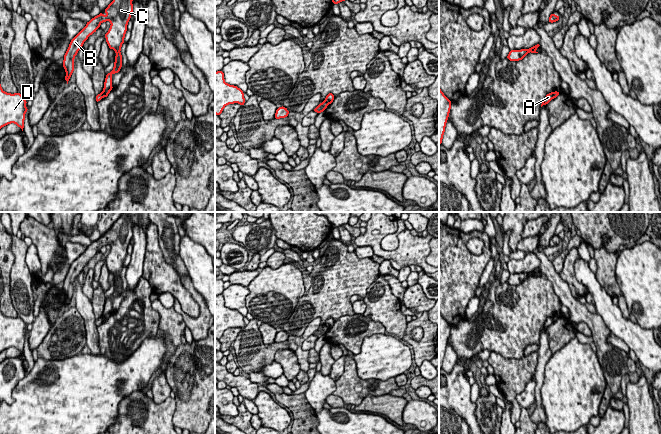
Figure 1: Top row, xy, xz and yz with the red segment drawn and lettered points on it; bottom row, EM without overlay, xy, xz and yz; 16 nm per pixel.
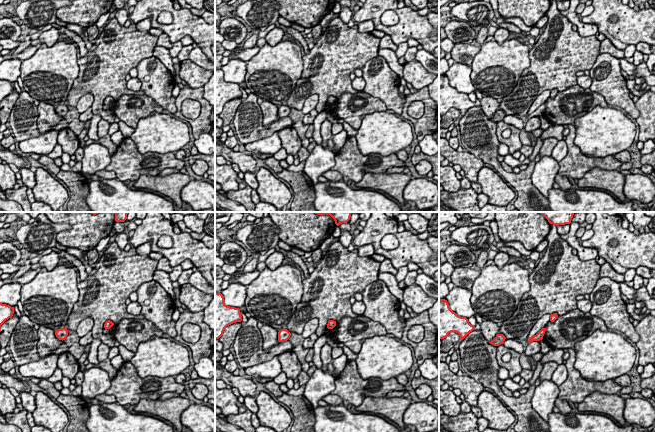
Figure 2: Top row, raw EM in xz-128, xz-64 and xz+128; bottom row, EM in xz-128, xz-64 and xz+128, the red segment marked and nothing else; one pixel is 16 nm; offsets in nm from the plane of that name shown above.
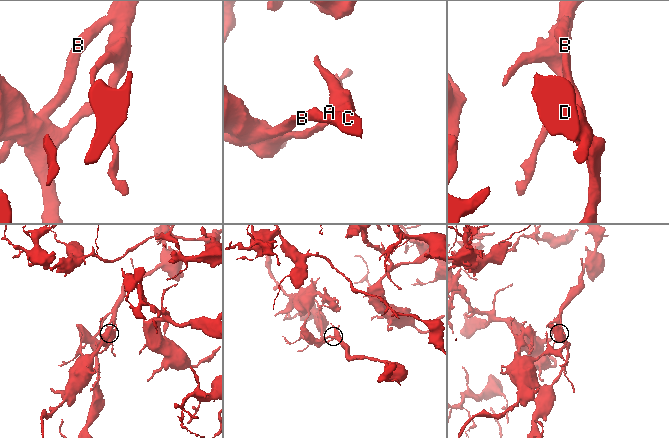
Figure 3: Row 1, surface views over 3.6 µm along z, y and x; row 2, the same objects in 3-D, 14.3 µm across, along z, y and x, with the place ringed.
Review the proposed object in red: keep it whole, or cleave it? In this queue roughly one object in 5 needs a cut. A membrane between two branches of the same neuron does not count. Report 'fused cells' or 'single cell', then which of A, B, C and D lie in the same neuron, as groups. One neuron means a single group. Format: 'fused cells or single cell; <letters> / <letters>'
fused cells; A B C / D

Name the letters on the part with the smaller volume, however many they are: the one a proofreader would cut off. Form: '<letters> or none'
D

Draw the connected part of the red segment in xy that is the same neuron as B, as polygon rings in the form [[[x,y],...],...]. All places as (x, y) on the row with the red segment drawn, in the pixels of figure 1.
[[[113,0],[105,9],[107,16],[103,13],[92,18],[86,26],[71,40],[69,47],[64,55],[63,67],[66,71],[65,80],[68,81],[74,71],[74,58],[77,55],[84,42],[100,27],[102,22],[107,20],[111,23],[108,32],[105,34],[106,42],[110,49],[116,52],[114,68],[106,75],[103,98],[107,97],[112,87],[112,74],[120,72],[122,67],[121,46],[124,43],[125,33],[128,30],[127,24],[133,12],[132,0]]]

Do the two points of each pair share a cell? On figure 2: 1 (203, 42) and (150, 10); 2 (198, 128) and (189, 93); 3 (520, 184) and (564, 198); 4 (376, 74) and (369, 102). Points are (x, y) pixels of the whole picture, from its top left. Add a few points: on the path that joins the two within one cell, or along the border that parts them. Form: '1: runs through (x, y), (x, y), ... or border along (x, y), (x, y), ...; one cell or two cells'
1: runs through (191, 28), (172, 10), (164, 10); one cell
2: runs through (203, 118), (204, 104), (199, 98); one cell
3: border along (546, 198), (548, 201); two cells
4: border along (362, 91), (377, 97), (387, 108); two cells

